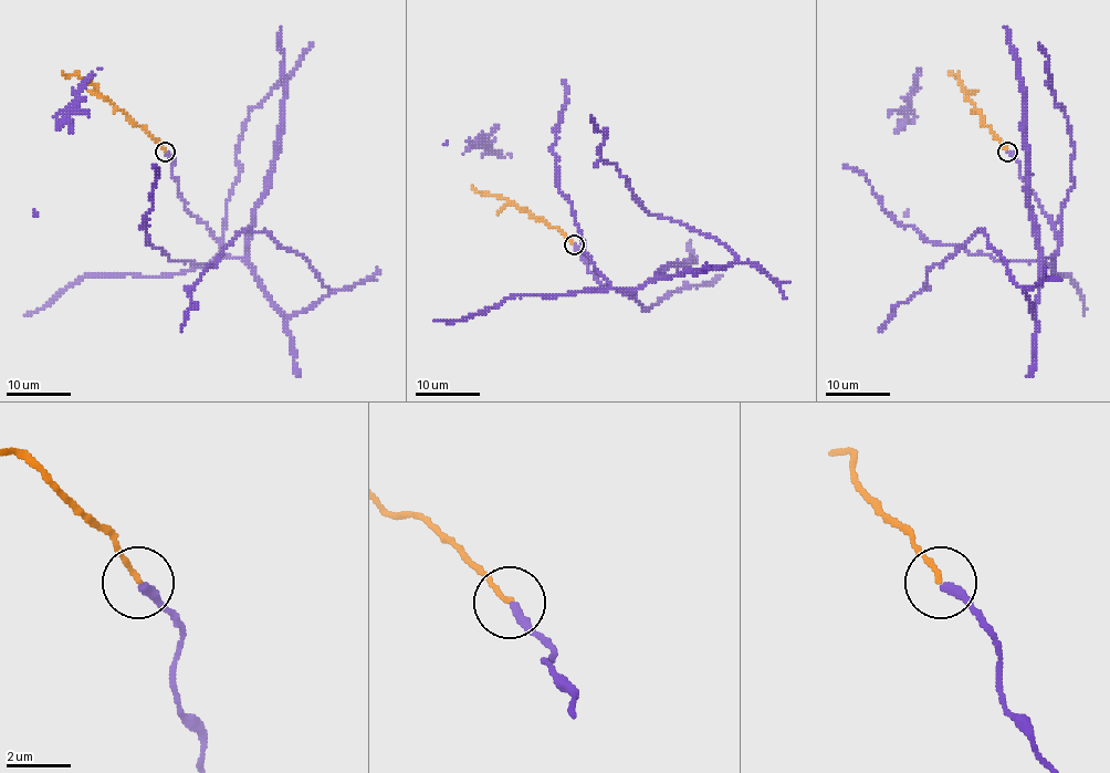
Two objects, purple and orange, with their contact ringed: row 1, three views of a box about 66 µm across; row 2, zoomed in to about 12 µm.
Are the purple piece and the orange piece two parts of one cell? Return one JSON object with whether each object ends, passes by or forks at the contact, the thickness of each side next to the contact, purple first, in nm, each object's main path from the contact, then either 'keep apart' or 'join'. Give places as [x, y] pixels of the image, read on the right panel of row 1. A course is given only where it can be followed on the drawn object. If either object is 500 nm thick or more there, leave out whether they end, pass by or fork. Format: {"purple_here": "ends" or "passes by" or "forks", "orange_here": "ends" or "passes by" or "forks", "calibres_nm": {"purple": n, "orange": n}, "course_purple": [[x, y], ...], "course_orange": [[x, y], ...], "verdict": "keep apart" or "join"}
{"purple_here": "ends", "orange_here": "ends", "calibres_nm": {"purple": 280, "orange": 150}, "course_purple": [[1007, 153], [1058, 243], [1043, 261], [1035, 315], [978, 229], [925, 271], [925, 283], [879, 330]], "course_orange": [[1007, 150], [990, 127], [982, 124], [983, 117], [961, 86], [957, 75], [950, 71]], "verdict": "join"}

